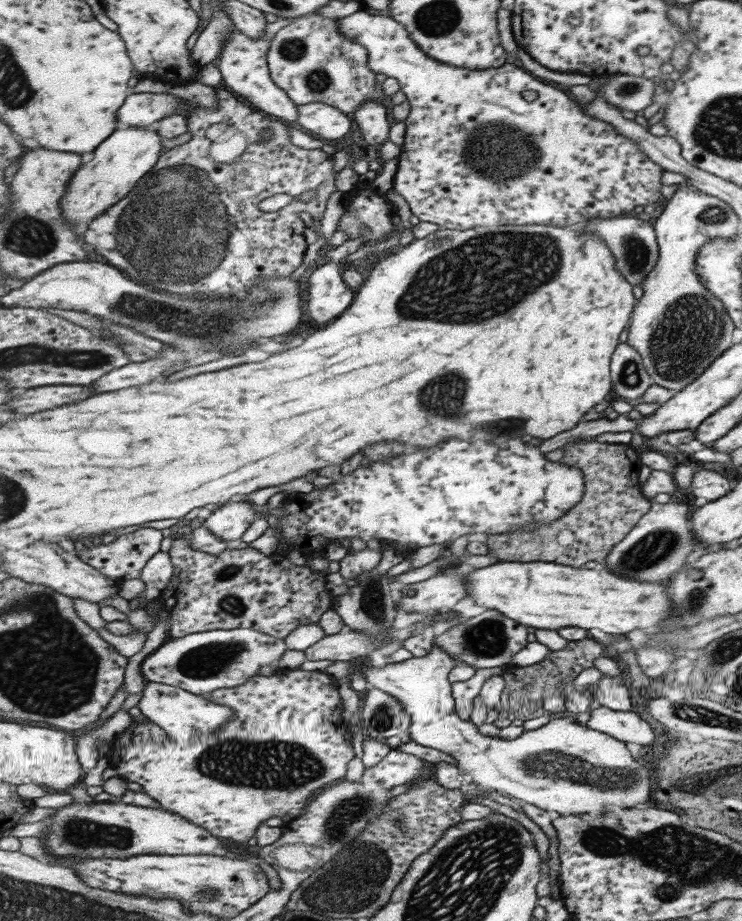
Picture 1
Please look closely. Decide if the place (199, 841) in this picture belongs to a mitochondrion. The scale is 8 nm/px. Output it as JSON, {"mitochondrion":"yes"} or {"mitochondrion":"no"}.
{"mitochondrion":"no"}

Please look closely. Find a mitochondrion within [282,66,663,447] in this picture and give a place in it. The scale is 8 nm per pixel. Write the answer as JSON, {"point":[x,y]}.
{"point":[485,277]}

